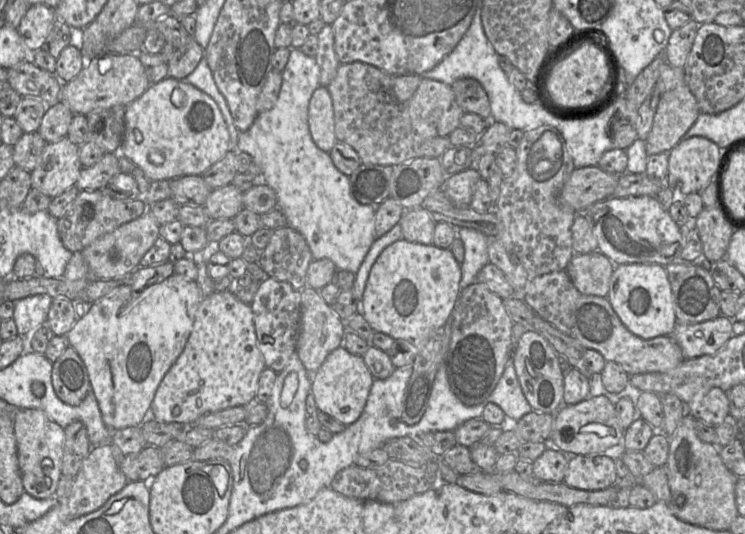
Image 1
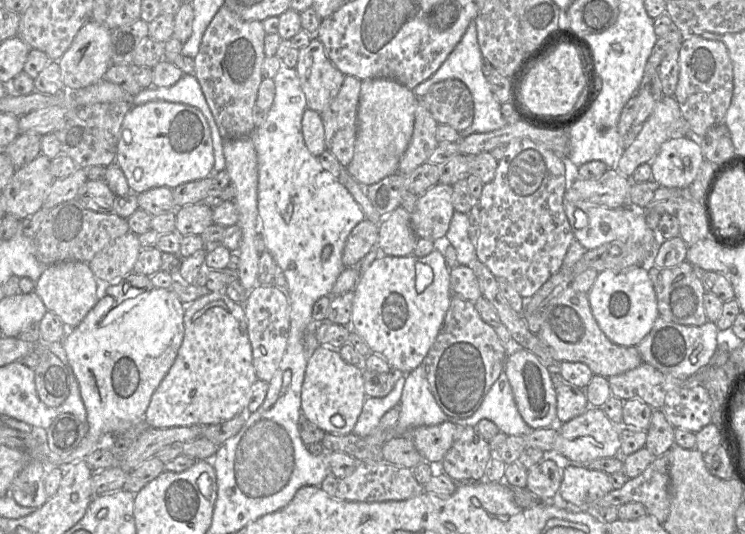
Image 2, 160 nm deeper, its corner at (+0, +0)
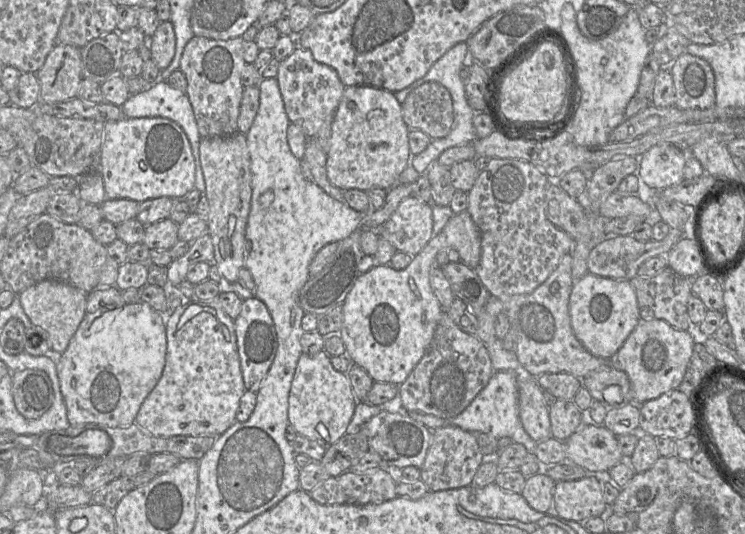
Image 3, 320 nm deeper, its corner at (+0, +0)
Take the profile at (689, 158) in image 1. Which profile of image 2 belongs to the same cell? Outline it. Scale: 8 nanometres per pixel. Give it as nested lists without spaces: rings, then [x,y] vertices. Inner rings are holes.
[[[671,138],[650,162],[652,180],[668,188],[686,190],[695,180],[704,160],[696,138]]]

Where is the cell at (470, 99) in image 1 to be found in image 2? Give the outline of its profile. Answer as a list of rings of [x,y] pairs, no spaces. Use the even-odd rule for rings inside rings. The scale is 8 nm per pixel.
[[[446,79],[430,87],[422,99],[438,124],[445,124],[462,132],[473,122],[474,101],[468,87],[458,79]]]

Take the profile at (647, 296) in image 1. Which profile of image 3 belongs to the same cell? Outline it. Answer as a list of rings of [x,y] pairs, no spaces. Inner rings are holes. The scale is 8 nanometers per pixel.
[[[587,273],[575,283],[569,299],[573,332],[592,355],[610,359],[640,320],[636,292],[628,280],[615,280]]]

